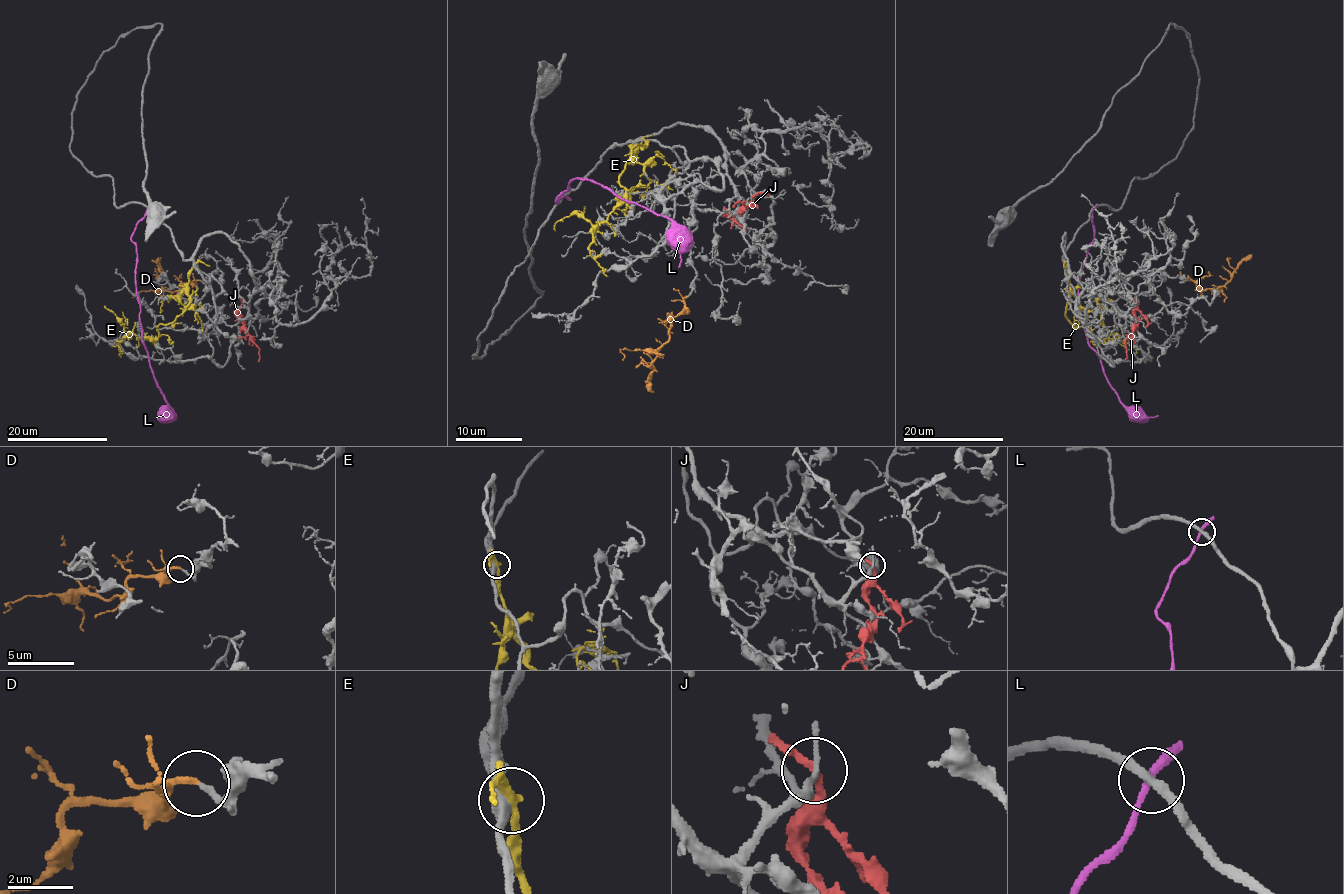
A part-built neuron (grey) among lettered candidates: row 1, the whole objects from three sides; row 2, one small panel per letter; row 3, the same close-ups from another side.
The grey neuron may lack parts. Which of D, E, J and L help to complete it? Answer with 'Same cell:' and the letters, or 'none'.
Same cell: D

